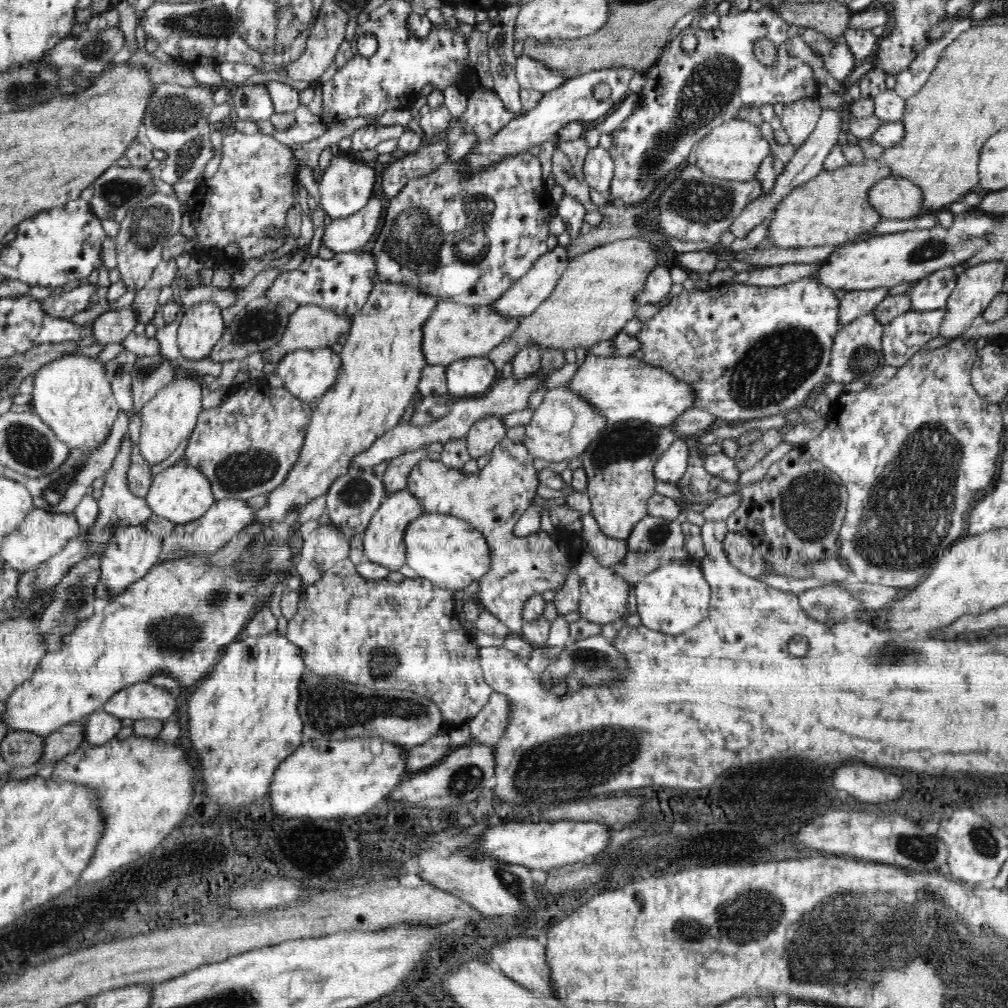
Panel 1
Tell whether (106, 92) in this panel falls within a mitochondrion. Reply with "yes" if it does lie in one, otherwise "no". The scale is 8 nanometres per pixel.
no

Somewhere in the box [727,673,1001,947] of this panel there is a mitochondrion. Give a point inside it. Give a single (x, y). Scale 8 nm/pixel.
(916, 847)

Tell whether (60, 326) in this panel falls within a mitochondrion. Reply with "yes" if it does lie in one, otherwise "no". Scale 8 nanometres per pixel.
no

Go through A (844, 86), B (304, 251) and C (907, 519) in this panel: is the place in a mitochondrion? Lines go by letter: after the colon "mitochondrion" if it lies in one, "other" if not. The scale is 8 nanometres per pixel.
A: other
B: other
C: mitochondrion

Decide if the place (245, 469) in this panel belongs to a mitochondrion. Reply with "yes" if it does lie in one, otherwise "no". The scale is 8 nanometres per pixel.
yes

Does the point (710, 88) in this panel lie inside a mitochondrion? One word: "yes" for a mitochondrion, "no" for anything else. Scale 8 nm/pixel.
yes

